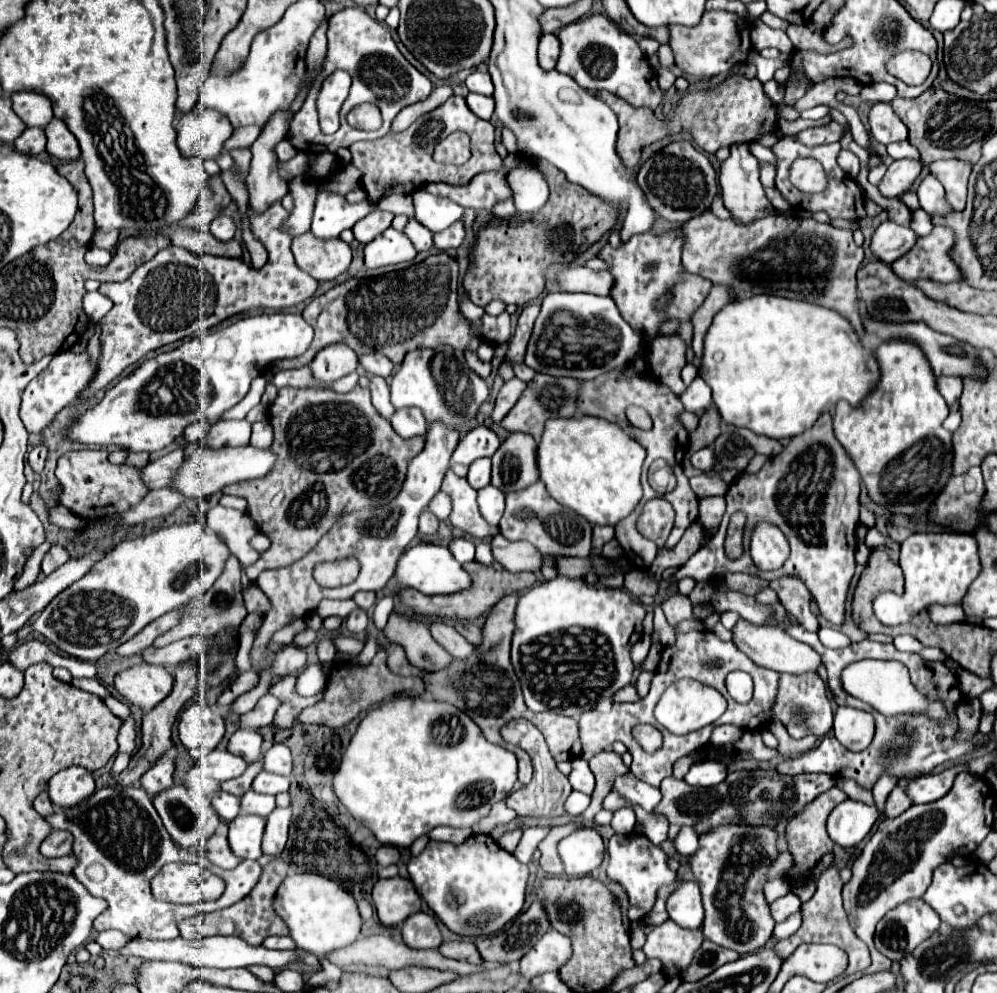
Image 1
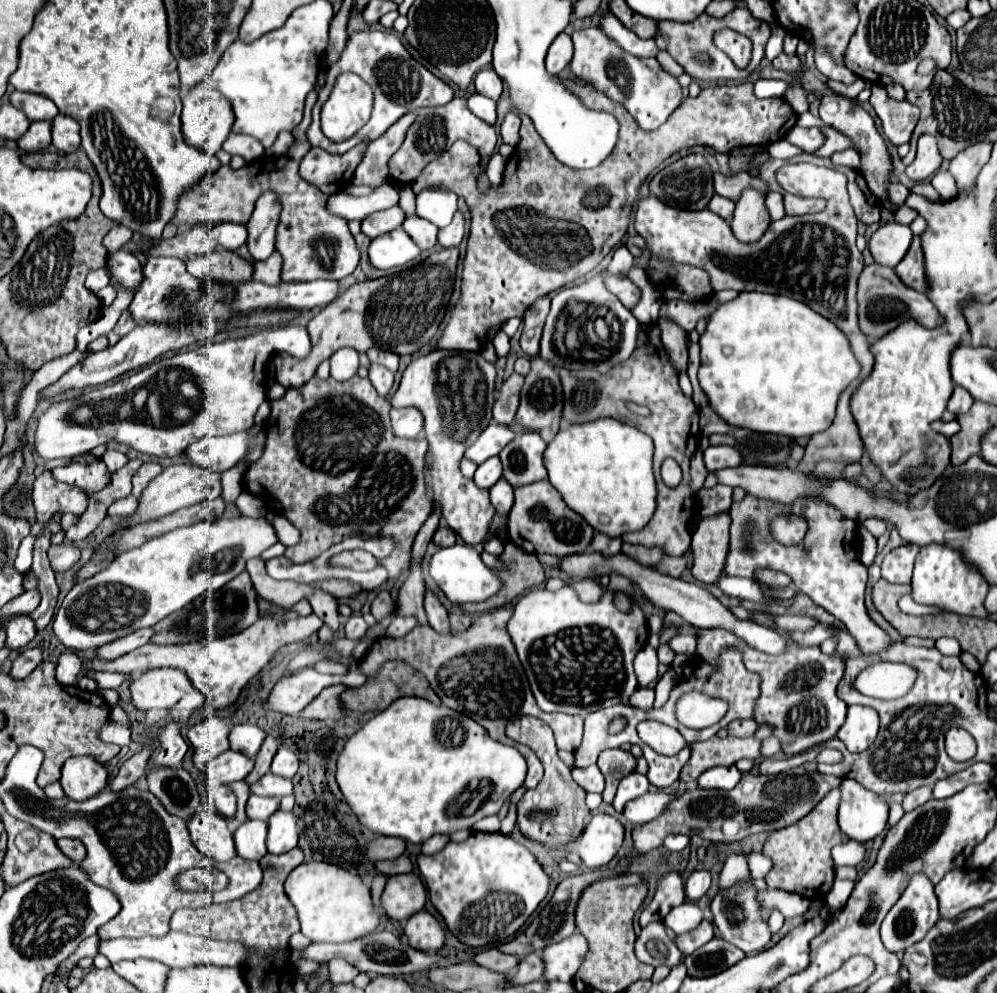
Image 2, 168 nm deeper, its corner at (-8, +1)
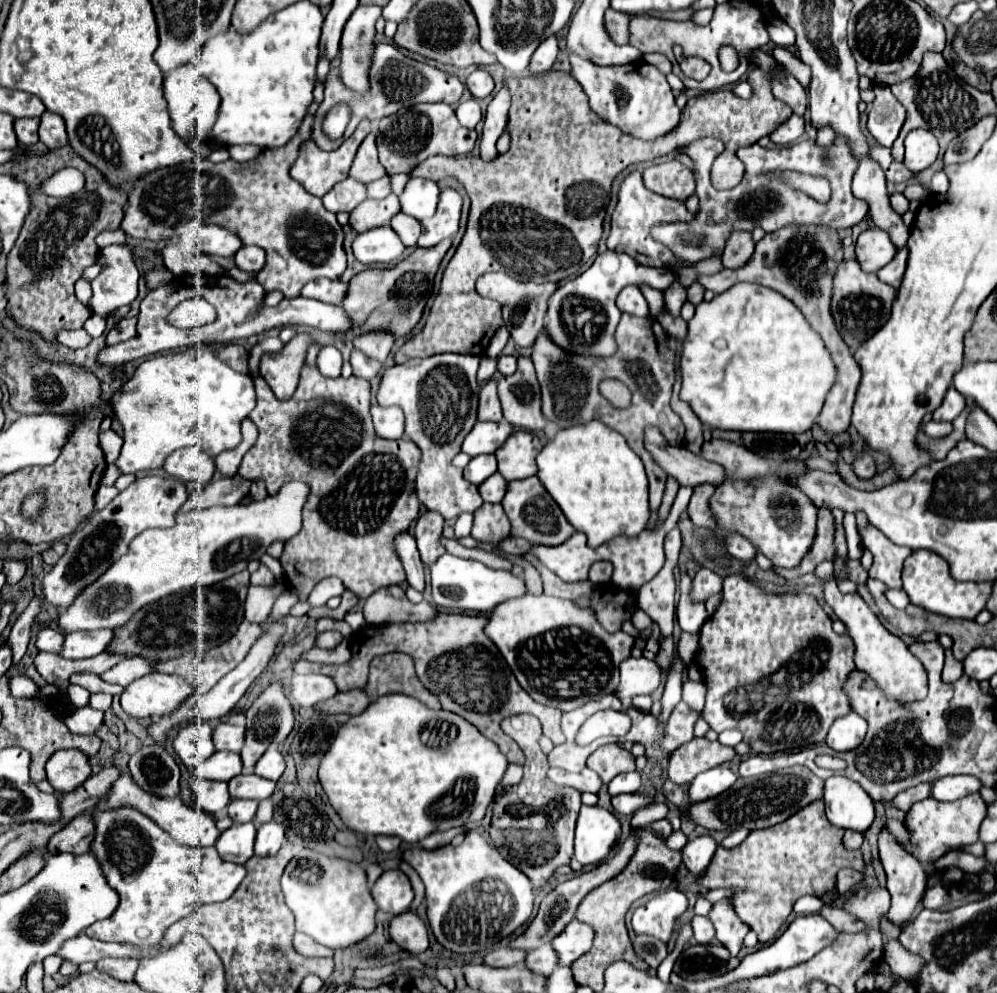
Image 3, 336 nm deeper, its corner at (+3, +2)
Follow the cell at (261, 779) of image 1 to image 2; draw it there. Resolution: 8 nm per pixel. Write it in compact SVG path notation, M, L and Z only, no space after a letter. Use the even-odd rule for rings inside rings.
M268 772L264 778L260 778L256 784L250 786L250 792L258 794L258 796L276 796L276 798L282 798L282 796L292 794L292 780Z

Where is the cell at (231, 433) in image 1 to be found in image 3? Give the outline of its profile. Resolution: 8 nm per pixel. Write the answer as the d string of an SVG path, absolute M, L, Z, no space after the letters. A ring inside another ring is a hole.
M185 447L169 455L163 469L167 475L175 477L181 483L193 481L199 487L205 487L215 473L215 463L211 461L209 455L197 451L197 447Z

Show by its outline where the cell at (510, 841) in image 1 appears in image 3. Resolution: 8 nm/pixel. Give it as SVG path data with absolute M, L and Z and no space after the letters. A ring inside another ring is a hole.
M509 763L501 785L517 785L521 781L521 777L523 777L523 769L519 767L519 763Z

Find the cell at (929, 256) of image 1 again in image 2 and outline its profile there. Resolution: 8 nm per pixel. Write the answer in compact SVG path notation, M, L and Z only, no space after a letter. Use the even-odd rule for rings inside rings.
M914 236L908 254L902 258L902 262L894 268L896 274L904 284L918 292L928 292L928 276L924 268L924 254L920 246L920 236Z

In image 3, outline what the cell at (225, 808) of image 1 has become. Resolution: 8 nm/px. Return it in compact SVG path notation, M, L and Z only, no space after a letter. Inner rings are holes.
M193 777L189 781L189 785L191 785L201 809L211 815L219 815L231 799L229 791L227 791L227 783L223 783L223 781L209 781L209 779Z

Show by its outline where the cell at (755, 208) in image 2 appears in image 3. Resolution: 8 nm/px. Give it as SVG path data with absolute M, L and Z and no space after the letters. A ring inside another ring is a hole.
M743 231L733 233L727 241L723 257L721 257L723 267L727 267L727 269L743 267L749 261L749 257L753 255L753 249L755 249L755 243L751 239L751 233L743 233Z

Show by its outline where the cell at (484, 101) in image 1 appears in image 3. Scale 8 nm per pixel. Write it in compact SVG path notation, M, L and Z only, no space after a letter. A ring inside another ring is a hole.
M463 99L459 101L457 105L457 117L459 117L459 123L467 129L475 129L475 125L481 121L481 109L477 105L475 99Z

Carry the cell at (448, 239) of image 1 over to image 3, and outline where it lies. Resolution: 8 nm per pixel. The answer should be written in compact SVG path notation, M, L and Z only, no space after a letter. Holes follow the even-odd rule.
M441 187L435 215L431 219L421 221L423 231L417 241L417 247L433 247L443 239L453 237L459 229L461 205L463 205L463 199L453 187Z

